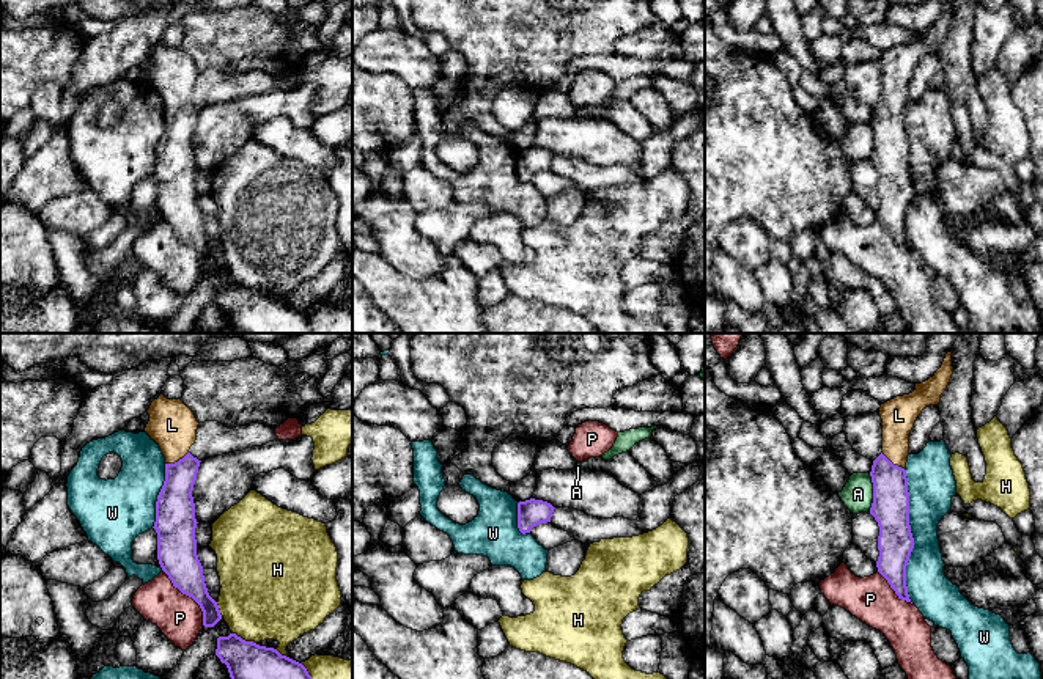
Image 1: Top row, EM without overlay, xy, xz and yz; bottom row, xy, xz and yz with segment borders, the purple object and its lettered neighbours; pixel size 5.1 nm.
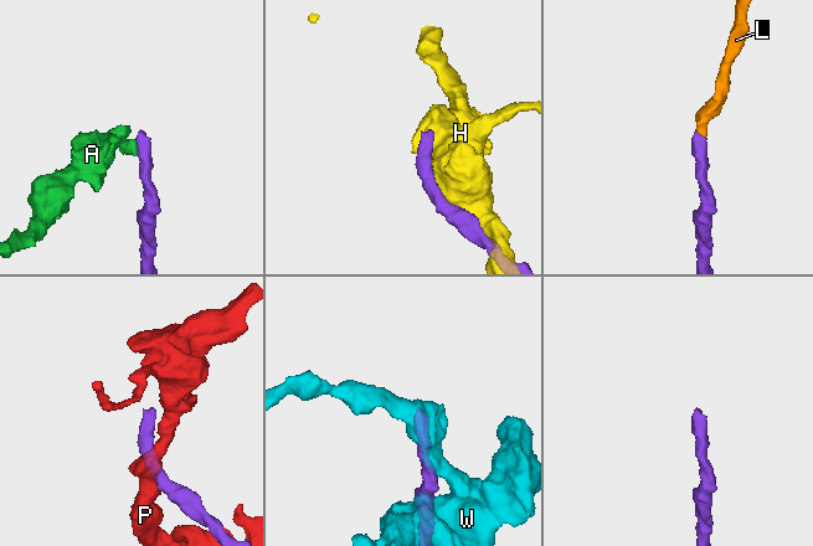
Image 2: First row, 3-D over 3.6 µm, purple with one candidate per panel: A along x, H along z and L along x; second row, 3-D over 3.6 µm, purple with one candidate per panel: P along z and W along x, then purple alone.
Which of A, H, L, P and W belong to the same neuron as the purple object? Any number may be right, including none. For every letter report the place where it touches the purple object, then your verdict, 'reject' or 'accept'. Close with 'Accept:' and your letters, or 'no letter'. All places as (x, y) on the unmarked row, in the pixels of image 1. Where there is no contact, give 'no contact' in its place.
A: contact yz (873, 140); reject
H: contact xy (241, 286); reject
L: contact yz (892, 112); accept
P: contact xy (189, 244); reject
W: contact yz (911, 184); reject
Accept: L

